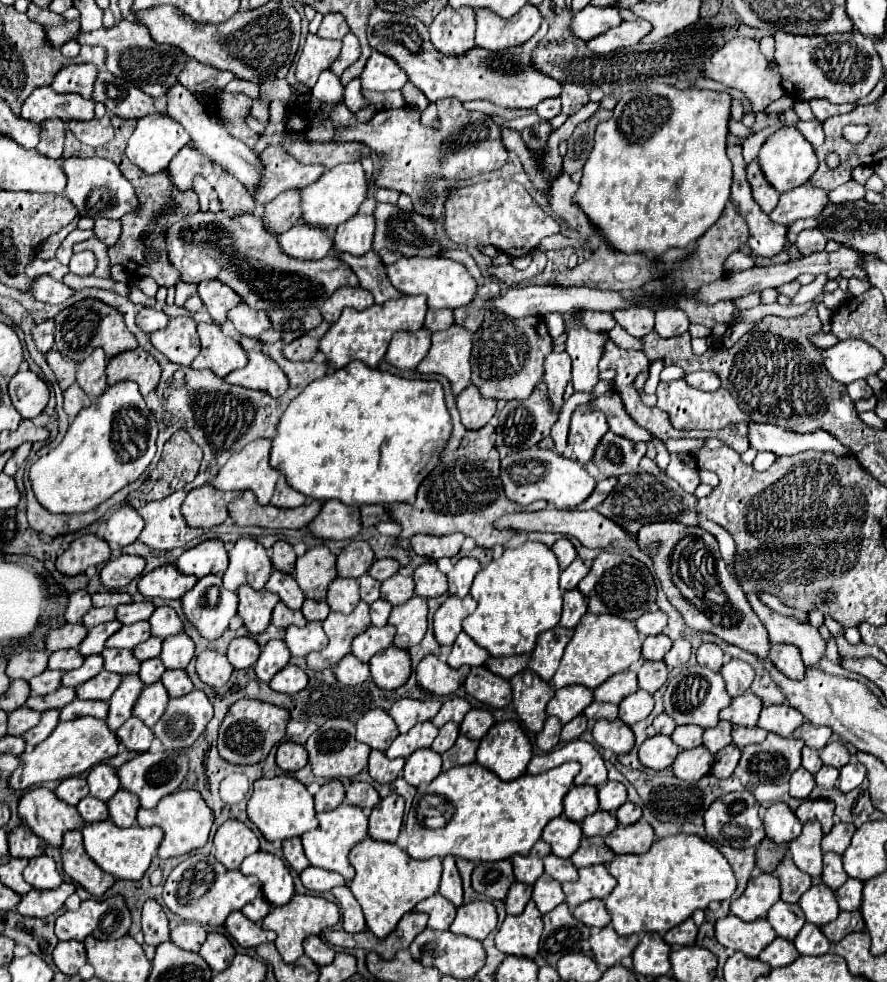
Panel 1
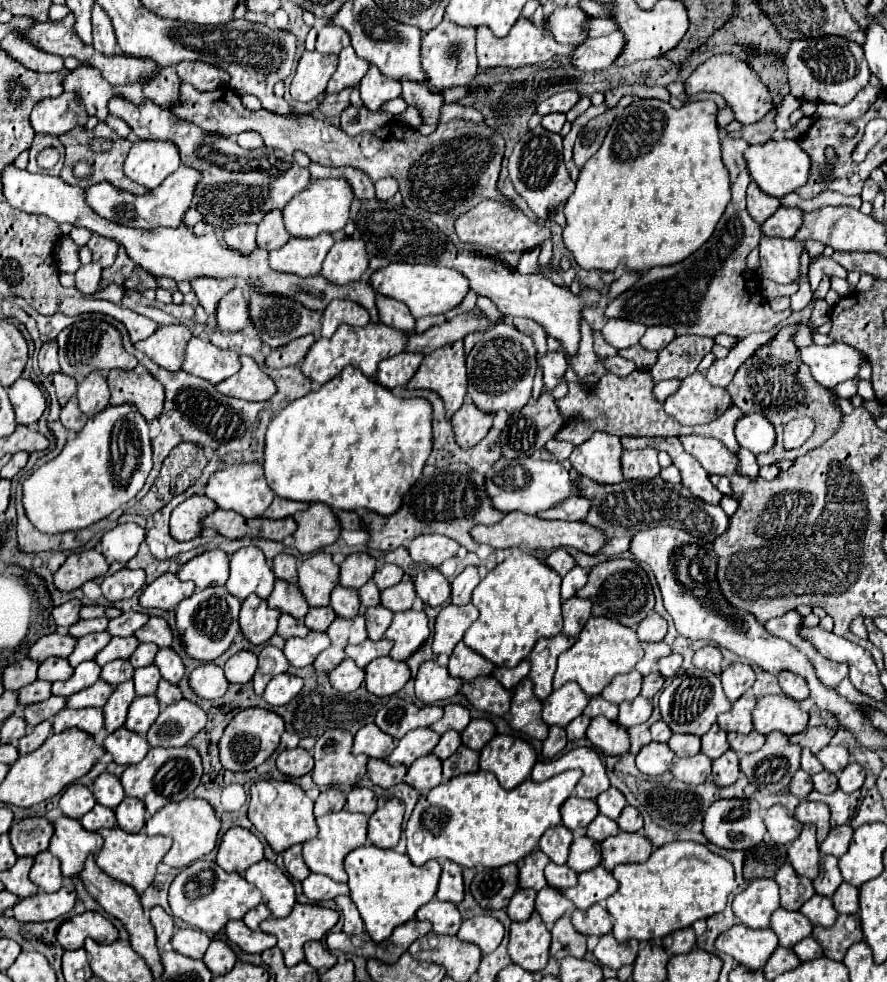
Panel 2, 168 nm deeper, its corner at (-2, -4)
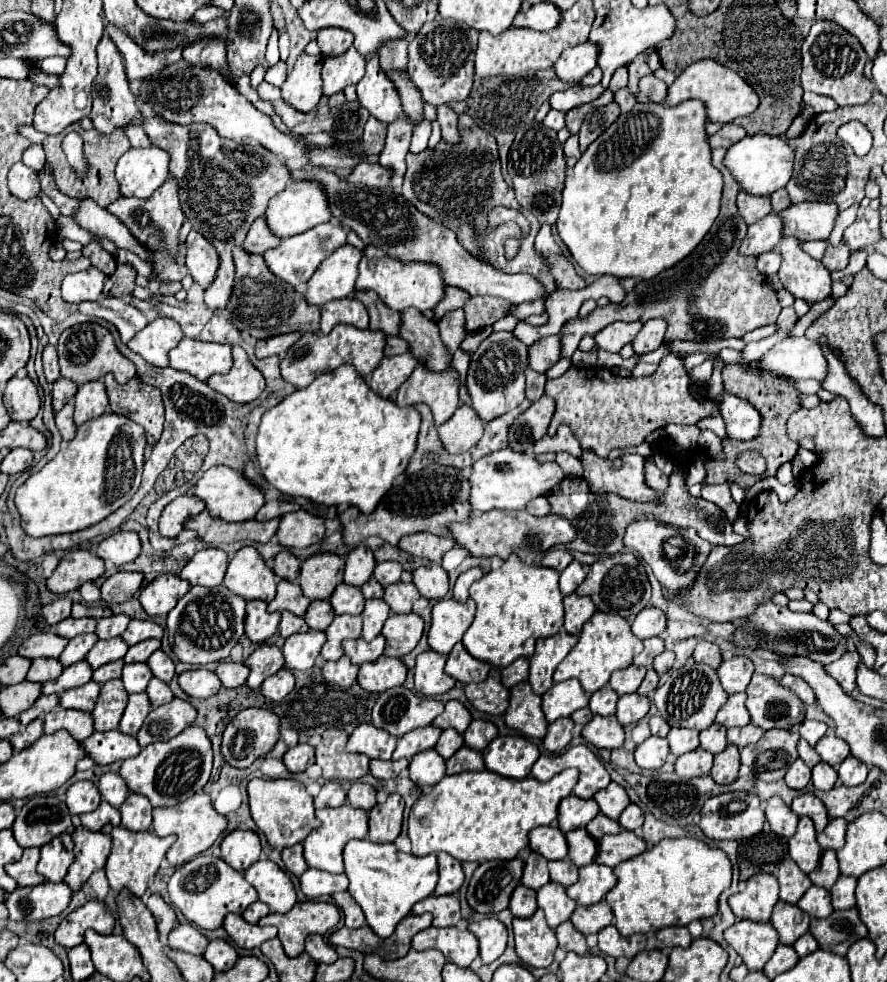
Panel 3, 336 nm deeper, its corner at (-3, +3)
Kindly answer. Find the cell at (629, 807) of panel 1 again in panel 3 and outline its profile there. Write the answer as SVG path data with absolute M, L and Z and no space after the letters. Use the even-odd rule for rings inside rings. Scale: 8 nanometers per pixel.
M628 805L628 807L624 809L624 813L620 815L618 823L622 825L622 829L636 831L636 829L640 829L642 823L644 823L644 813L642 813L642 809L640 809L638 805Z

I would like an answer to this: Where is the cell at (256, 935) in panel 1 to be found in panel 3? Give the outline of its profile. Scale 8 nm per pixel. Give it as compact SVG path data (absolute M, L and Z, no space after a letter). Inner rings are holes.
M226 915L224 921L224 929L230 935L230 939L238 945L238 947L258 947L268 939L276 937L276 929L274 927L258 927L258 925L250 925L246 923L240 915Z

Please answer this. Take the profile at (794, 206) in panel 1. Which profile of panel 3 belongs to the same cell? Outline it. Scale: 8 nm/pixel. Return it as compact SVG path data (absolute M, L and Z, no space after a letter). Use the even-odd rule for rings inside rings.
M776 213L752 223L748 227L746 239L740 245L740 253L746 257L758 257L766 251L772 251L782 239L782 219Z

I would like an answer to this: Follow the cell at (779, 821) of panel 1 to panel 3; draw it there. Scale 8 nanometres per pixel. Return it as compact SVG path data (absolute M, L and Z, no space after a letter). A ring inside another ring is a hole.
M770 797L764 805L766 821L772 829L772 833L780 837L792 837L794 829L798 825L798 815L792 813L792 809L780 799L780 797Z

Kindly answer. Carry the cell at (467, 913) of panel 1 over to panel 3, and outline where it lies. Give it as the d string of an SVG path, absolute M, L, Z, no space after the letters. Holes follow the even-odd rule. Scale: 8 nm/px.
M488 917L480 923L470 923L468 929L478 937L480 957L482 957L484 965L496 961L504 953L506 941L508 941L508 931L506 931L504 923L500 923L494 917Z

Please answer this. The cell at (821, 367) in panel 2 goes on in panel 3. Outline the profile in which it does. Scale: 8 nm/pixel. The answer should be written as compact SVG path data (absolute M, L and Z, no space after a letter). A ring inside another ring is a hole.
M806 337L784 339L762 355L756 367L786 379L822 381L826 377L826 359L820 351L820 345L818 341L810 341Z

